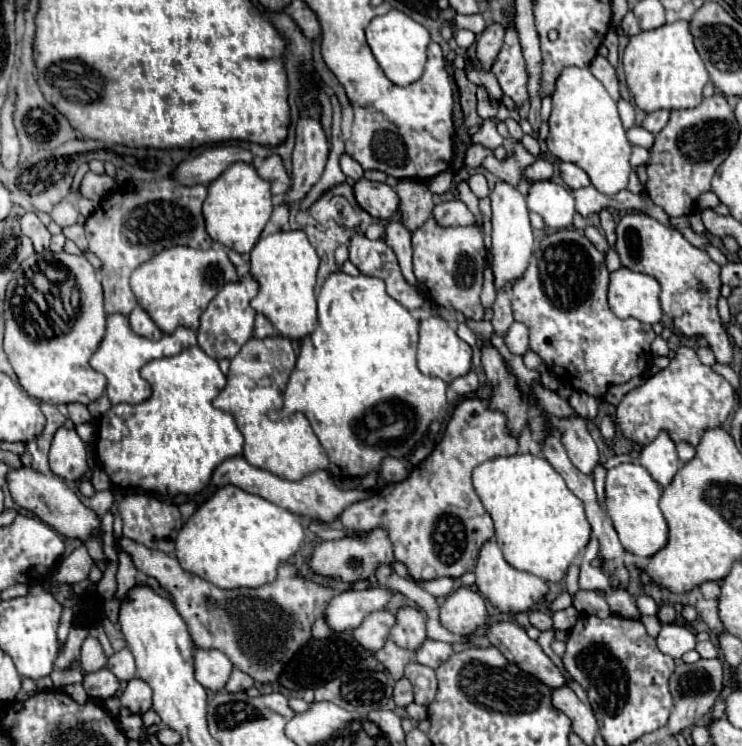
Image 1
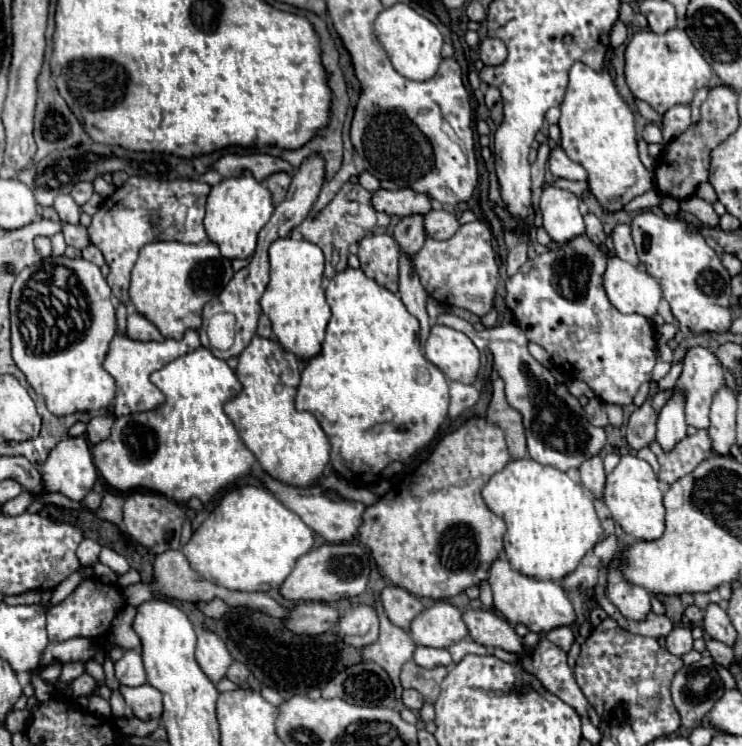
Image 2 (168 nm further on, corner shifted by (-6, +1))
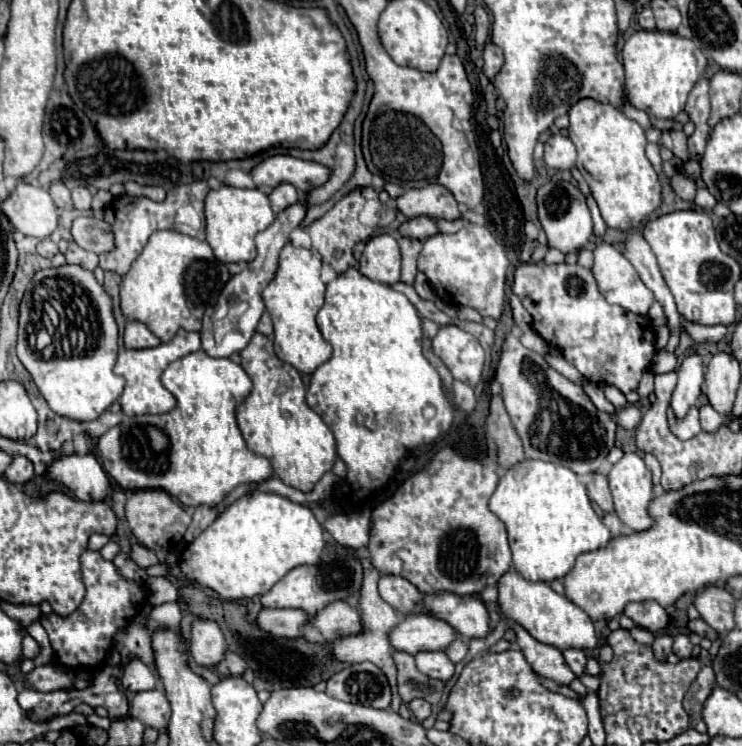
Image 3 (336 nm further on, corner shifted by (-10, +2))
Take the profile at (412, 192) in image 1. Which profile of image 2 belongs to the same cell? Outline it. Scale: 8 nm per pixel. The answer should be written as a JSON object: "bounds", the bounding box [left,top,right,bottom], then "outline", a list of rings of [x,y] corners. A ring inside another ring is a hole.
{"bounds":[393,215,427,255],"outline":[[[409,215],[403,217],[393,233],[395,241],[399,243],[401,251],[415,255],[419,251],[419,247],[423,247],[427,235],[425,235],[425,227],[423,227],[423,215]]]}

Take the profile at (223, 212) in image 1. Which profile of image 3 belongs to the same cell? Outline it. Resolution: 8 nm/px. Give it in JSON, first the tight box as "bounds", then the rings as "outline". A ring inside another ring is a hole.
{"bounds":[205,184,275,264],"outline":[[[225,184],[219,190],[209,190],[205,198],[205,216],[207,216],[205,240],[211,246],[215,258],[219,258],[219,262],[223,264],[251,262],[251,258],[255,258],[257,232],[265,230],[275,220],[269,198],[259,188],[247,190]]]}

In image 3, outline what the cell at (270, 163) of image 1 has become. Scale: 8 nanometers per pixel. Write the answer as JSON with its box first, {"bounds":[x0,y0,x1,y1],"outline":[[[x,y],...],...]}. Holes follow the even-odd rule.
{"bounds":[269,184,297,214],"outline":[[[279,184],[277,188],[273,188],[273,192],[269,194],[269,202],[275,214],[283,212],[287,206],[297,202],[297,190],[291,184]]]}

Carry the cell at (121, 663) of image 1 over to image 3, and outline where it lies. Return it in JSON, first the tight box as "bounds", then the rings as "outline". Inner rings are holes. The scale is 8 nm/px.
{"bounds":[121,662,157,694],"outline":[[[129,662],[121,678],[121,686],[133,694],[143,692],[143,690],[153,690],[155,682],[157,682],[155,674],[151,674],[151,670],[143,666],[143,662]]]}

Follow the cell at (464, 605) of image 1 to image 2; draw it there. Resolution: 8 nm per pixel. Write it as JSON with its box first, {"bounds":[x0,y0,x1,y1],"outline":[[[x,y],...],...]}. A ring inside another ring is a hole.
{"bounds":[409,601,469,647],"outline":[[[437,601],[415,617],[409,633],[417,645],[449,647],[451,643],[465,639],[469,629],[463,621],[463,609],[447,601]]]}

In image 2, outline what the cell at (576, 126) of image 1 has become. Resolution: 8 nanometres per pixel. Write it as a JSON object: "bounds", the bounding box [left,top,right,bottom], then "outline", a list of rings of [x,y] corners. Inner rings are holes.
{"bounds":[561,51,655,211],"outline":[[[608,51],[605,56],[604,67],[601,71],[593,71],[591,67],[583,63],[575,63],[569,71],[569,87],[565,93],[565,99],[561,103],[561,149],[567,153],[567,157],[579,165],[585,167],[589,175],[589,187],[595,199],[607,209],[607,211],[619,211],[627,201],[633,197],[649,191],[655,187],[653,173],[643,167],[637,155],[637,139],[635,139],[635,119],[631,113],[631,107],[621,99],[621,95],[615,89],[615,83],[607,71],[607,64],[613,57],[613,52]]]}

